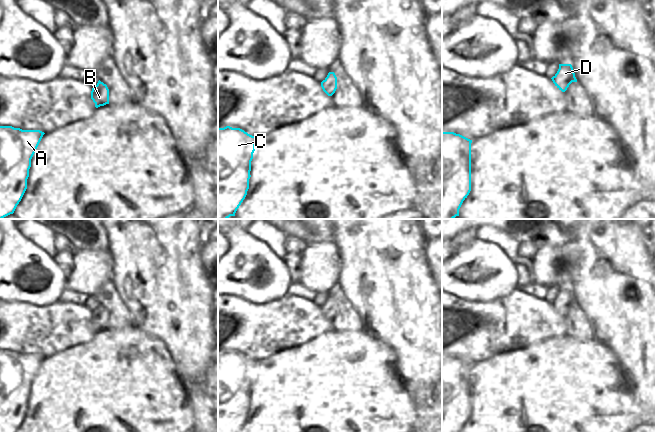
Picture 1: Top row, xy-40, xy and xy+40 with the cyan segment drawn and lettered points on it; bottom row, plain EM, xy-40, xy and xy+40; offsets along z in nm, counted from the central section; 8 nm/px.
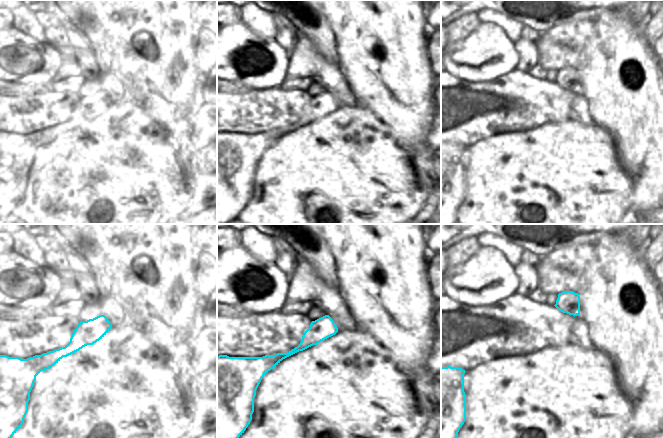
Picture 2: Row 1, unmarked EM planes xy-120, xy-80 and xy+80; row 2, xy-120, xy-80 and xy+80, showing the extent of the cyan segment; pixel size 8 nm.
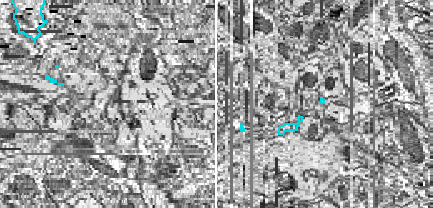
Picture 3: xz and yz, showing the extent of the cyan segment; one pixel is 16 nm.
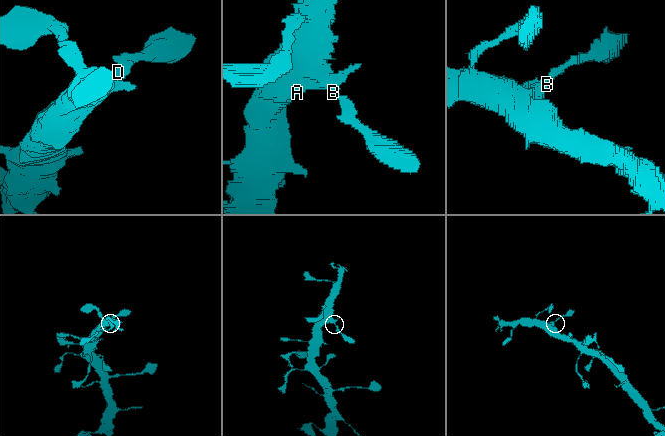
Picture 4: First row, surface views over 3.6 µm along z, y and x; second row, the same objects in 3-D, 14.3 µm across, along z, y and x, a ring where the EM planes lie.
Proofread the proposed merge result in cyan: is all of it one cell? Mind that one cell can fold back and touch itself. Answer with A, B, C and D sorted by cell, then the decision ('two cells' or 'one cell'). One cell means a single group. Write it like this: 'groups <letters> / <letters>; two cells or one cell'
groups A B C D; one cell

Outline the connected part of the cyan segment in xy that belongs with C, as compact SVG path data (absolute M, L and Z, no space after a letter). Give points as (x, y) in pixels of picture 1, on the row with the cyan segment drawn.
M218 128L218 219L228 219L247 195L258 136L240 128Z

